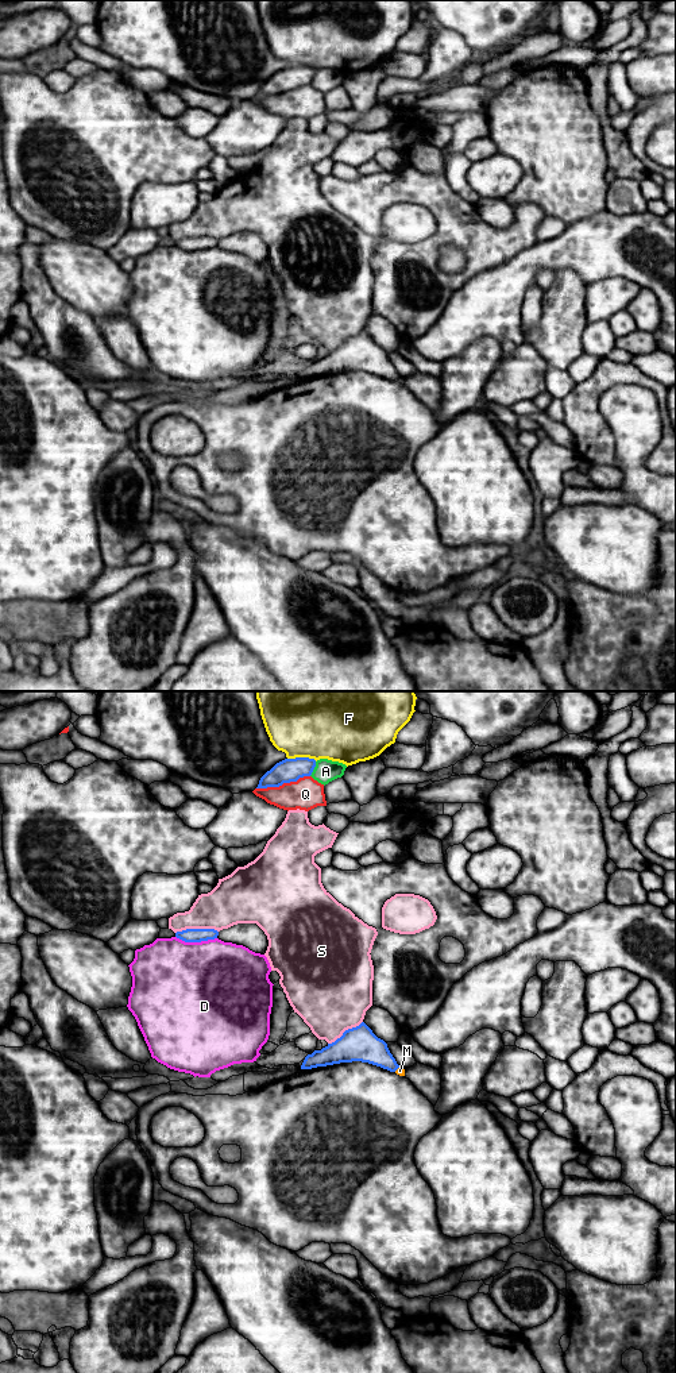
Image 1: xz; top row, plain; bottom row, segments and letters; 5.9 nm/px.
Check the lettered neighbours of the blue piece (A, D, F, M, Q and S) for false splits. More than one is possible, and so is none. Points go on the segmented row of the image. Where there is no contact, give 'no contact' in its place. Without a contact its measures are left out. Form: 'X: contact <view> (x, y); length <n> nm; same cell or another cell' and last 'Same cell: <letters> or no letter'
A: contact xz (313, 768); length 100 nm; another cell
D: contact xz (196, 941); length 240 nm; another cell
F: contact xz (302, 758); length 180 nm; another cell
M: contact xz (397, 1068); length 50 nm; same cell
Q: contact xz (282, 783); length 340 nm; another cell
S: contact xz (196, 929); length 260 nm; another cell
Same cell: M

